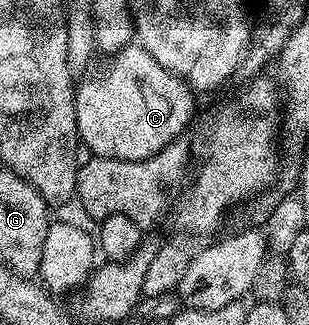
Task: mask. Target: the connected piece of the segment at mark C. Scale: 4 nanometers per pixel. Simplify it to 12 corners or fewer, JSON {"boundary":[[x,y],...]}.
{"boundary":[[136,41],[76,84],[80,142],[143,161],[195,92]]}

